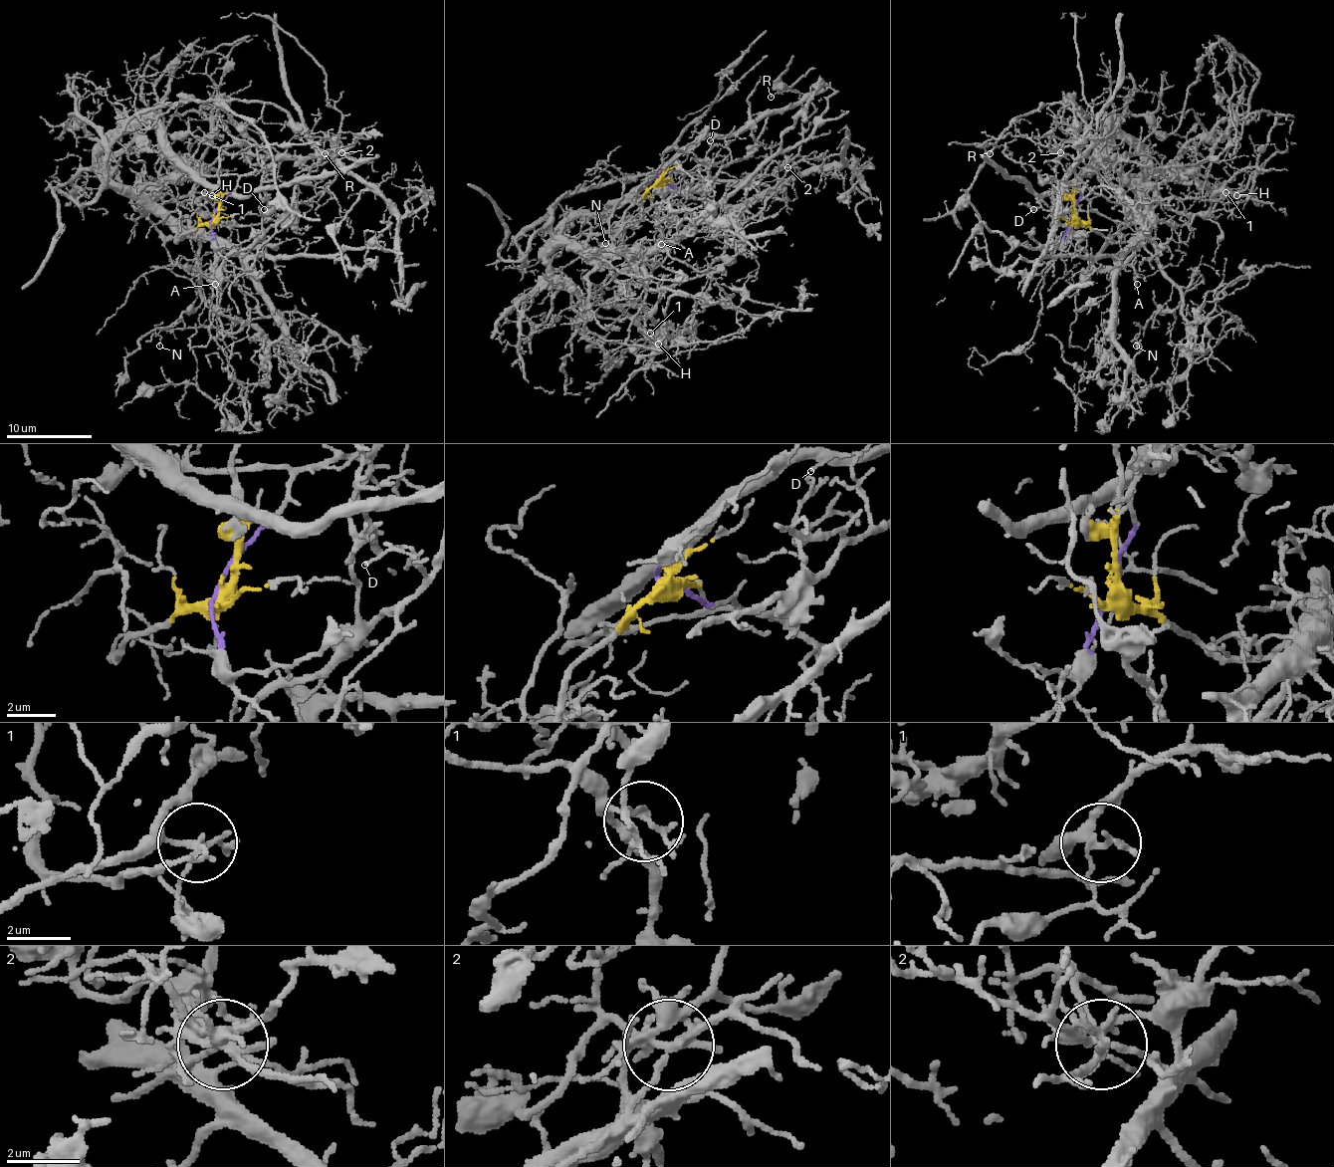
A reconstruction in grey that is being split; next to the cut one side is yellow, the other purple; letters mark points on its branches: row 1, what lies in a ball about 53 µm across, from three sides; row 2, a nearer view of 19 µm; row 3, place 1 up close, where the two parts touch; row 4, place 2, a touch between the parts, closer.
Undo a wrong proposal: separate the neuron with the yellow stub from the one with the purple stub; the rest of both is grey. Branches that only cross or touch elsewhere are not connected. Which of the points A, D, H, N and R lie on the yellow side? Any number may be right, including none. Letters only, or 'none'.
A, D, H, N

